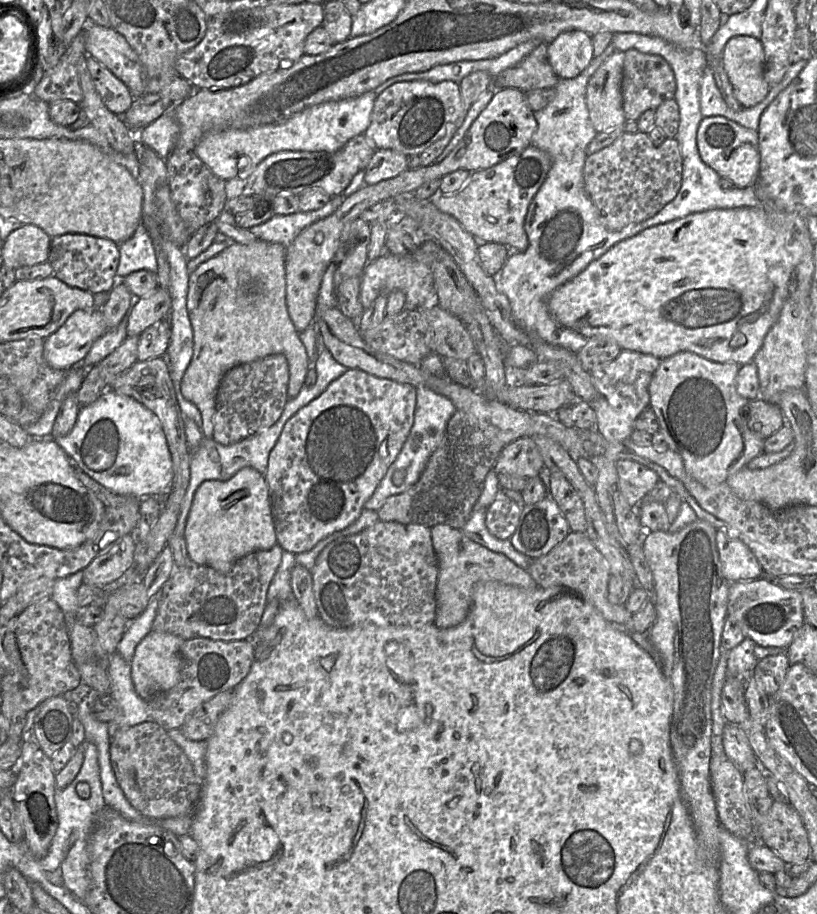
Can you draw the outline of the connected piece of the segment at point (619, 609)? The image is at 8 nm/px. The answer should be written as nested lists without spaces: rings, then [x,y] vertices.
[[[570,531],[566,538],[548,554],[531,561],[526,570],[538,587],[547,589],[562,586],[581,594],[603,615],[609,623],[629,627],[632,614],[625,605],[613,605],[608,600],[610,568],[601,552],[585,533]]]

